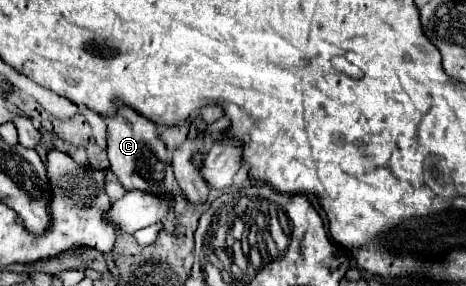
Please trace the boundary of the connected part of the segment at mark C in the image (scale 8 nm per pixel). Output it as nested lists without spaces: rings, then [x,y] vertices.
[[[120,106],[114,118],[104,118],[108,124],[108,160],[112,172],[126,190],[142,190],[156,196],[174,194],[176,180],[166,156],[166,146],[156,136],[156,124],[136,114],[132,108]]]

